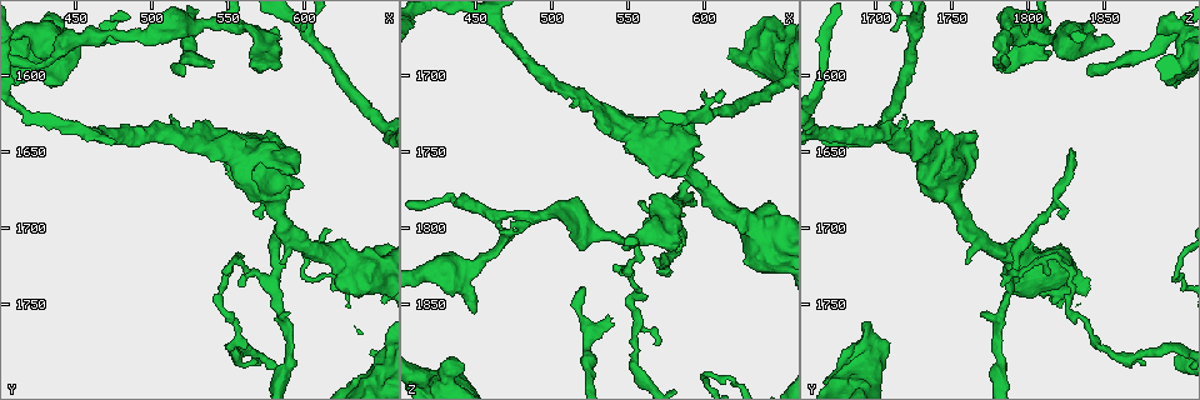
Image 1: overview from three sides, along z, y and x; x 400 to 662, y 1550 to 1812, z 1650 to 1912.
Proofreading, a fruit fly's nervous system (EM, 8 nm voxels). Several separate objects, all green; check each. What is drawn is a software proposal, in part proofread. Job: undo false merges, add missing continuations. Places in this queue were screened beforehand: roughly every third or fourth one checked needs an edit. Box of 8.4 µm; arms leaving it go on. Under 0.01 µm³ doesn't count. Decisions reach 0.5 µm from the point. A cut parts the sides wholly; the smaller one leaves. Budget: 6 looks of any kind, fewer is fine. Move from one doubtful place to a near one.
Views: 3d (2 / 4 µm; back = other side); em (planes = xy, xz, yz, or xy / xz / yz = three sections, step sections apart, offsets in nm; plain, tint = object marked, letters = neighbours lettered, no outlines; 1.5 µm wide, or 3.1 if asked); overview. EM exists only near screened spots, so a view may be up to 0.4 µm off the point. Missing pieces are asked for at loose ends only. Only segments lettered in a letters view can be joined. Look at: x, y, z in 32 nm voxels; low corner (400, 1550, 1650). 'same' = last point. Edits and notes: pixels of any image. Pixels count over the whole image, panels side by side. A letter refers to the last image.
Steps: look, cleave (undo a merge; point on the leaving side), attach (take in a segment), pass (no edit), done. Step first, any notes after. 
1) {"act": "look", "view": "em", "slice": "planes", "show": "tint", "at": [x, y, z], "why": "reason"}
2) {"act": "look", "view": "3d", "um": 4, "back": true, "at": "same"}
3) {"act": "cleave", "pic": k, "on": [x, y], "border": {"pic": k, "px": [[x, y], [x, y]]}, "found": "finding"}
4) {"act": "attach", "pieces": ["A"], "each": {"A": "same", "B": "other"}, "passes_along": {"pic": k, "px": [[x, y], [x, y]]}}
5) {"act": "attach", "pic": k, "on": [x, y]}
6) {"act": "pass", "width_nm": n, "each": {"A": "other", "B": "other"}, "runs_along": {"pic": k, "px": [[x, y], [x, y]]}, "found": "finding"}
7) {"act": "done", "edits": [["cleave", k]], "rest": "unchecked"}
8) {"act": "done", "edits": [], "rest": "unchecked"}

{"act": "look", "view": "em", "slice": "yz", "step": 4, "show": "letters", "at": [434, 1572, 1886], "why": "thick end"}

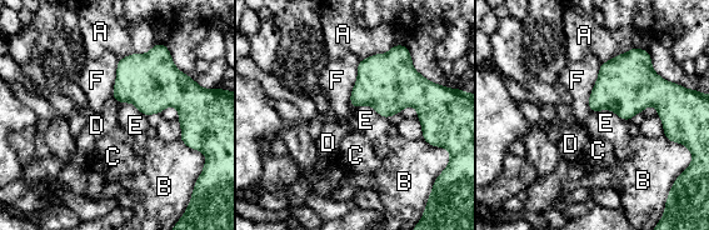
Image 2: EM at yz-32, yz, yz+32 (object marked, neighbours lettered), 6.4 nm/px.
{"act": "look", "view": "em", "slice": "planes", "show": "letters", "at": "same", "why": "cut it another way"}

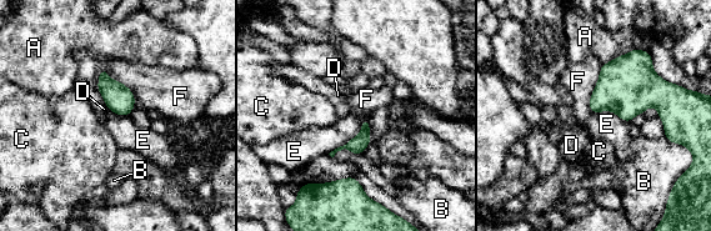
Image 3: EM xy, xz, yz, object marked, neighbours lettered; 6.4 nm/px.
{"act": "pass", "each": {"A": "other", "B": "other", "C": "other", "D": "other", "E": "other", "F": "other"}, "border": {"pic": 3, "px": [[369, 120], [328, 154]]}, "found": "no lettered segment goes on from it"}

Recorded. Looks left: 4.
{"act": "look", "view": "3d", "um": 4, "at": [564, 1596, 1780], "why": "branch stops here"}

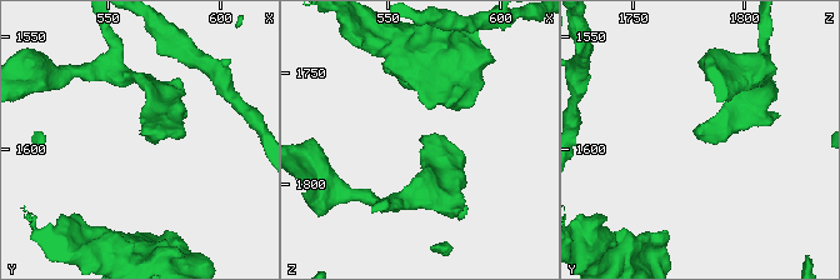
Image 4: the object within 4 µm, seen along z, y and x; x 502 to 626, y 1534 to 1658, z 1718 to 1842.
{"act": "look", "view": "em", "slice": "planes", "show": "letters", "at": [564, 1595, 1779]}

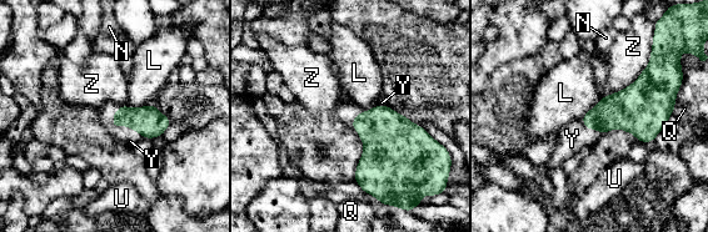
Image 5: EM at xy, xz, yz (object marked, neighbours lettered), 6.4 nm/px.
{"act": "attach", "pieces": ["Y"], "longest_contact_nm": ["Z", 320], "each": {"L": "other", "N": "other", "Q": "other", "U": "other", "Y": "same", "Z": "other"}, "found": "it goes on there"}

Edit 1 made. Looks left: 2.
{"act": "done", "edits": [["attach", 5]], "rest": "unchecked"}

